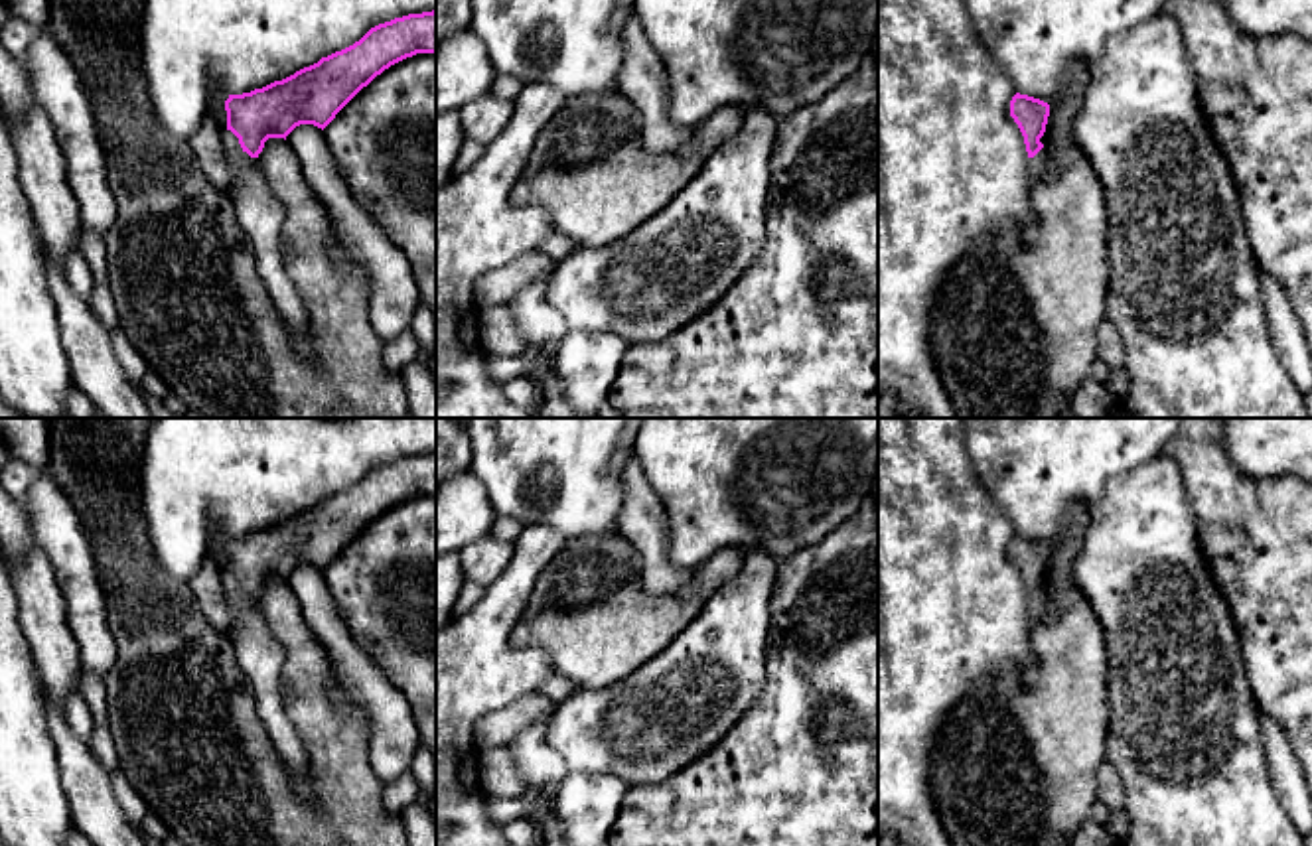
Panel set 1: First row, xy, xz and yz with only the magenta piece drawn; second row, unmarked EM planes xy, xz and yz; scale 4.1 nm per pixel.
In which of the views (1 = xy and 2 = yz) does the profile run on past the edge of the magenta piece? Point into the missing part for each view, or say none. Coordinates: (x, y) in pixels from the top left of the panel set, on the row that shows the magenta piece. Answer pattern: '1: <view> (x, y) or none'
1: none
2: yz (1036, 164)

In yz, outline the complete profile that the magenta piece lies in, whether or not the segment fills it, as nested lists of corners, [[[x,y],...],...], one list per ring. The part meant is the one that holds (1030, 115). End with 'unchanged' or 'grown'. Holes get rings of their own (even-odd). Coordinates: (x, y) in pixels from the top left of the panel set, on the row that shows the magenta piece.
[[[1016,93],[1010,101],[1010,116],[1024,136],[1028,152],[1028,177],[1034,183],[1044,176],[1046,168],[1046,150],[1040,138],[1046,132],[1050,105],[1040,99]]]; grown

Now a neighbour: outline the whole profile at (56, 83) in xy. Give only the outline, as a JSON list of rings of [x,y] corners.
[[[47,32],[30,47],[26,77],[51,118],[83,229],[107,235],[116,217],[116,201],[93,105],[75,63]]]

